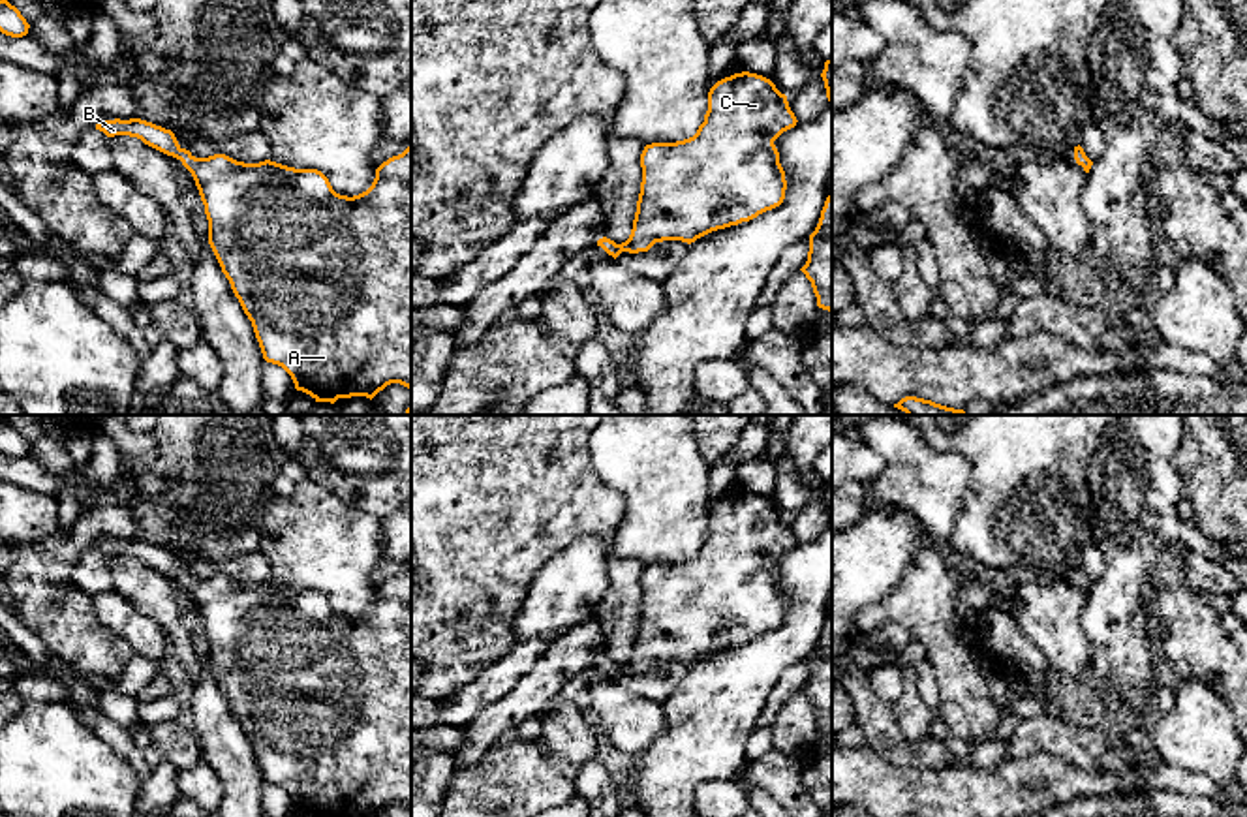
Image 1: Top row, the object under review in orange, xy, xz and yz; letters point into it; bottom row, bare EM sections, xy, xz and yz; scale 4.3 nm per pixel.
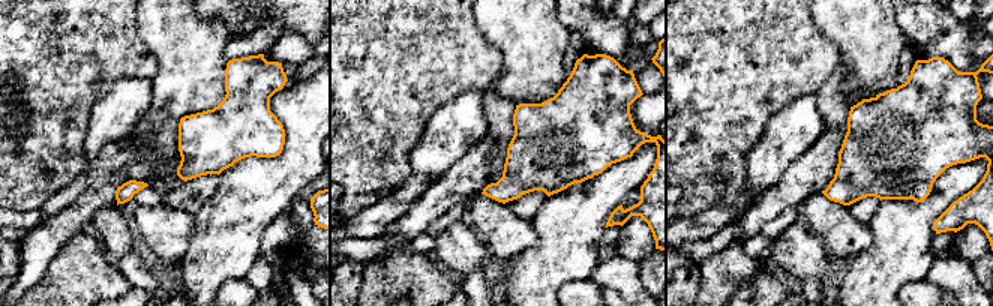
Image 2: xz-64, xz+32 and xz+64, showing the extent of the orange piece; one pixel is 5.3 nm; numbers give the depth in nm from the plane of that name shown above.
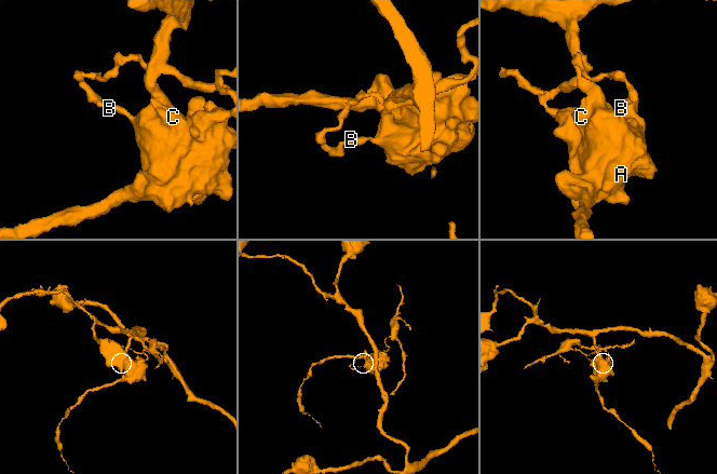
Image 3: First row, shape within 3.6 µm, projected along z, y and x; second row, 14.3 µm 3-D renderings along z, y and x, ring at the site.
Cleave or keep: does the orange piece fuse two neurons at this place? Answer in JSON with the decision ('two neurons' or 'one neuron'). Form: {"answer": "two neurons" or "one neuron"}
{"answer": "one neuron"}

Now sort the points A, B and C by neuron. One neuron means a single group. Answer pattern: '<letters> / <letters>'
A B C

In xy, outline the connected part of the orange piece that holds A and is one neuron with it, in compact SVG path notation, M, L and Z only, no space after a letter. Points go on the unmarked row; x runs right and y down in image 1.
M141 539L100 541L107 558L130 556L173 577L192 593L208 640L208 665L252 742L263 779L282 787L310 817L376 817L391 804L411 811L411 563L376 590L372 607L353 618L332 610L317 590L270 580L237 582L225 575L195 578L171 550Z

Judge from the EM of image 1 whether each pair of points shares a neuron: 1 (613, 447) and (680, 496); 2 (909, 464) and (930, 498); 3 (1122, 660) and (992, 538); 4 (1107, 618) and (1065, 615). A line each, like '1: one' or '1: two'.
1: one
2: one
3: two
4: two

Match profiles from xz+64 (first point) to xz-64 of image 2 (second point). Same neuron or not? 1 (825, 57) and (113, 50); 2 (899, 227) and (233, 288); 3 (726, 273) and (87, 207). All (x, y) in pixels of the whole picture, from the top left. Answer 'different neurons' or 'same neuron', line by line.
1: same neuron
2: different neurons
3: different neurons

